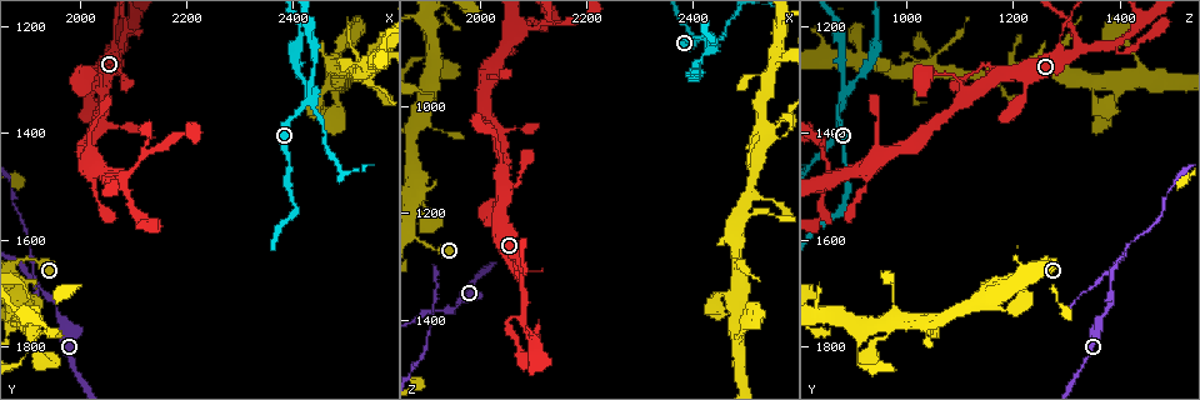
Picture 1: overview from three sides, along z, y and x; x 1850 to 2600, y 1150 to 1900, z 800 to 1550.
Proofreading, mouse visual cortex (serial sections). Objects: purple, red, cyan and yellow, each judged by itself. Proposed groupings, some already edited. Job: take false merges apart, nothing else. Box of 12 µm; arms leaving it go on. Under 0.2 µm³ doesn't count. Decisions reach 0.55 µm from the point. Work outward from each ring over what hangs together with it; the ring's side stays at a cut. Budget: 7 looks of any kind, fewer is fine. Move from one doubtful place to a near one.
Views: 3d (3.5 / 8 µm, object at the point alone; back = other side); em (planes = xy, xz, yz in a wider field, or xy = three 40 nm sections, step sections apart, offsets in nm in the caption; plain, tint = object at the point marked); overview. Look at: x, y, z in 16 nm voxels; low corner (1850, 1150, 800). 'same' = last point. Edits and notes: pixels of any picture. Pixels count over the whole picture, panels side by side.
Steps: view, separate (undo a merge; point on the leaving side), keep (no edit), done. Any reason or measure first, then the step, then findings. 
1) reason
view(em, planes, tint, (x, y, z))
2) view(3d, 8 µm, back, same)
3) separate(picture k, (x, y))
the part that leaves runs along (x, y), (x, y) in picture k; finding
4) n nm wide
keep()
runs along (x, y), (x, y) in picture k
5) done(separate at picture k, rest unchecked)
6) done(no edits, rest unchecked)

three-way junction
view(3d, 3.5 µm, (2080, 1250, 1325))

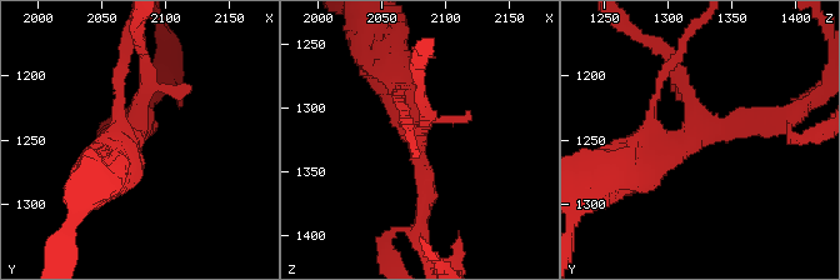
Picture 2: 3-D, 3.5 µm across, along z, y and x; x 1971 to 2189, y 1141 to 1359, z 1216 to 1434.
keep()
runs along (618, 171), (695, 133), (771, 121) in picture 2; all the same cell

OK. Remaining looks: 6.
branch point
view(3d, 3.5 µm, (1900, 1660, 1390))

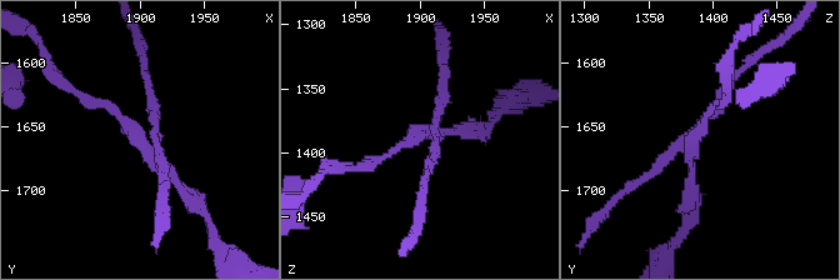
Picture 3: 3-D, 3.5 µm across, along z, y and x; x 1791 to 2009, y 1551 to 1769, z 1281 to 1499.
view(em, xy, step 2, tint, (1902, 1658, 1386))

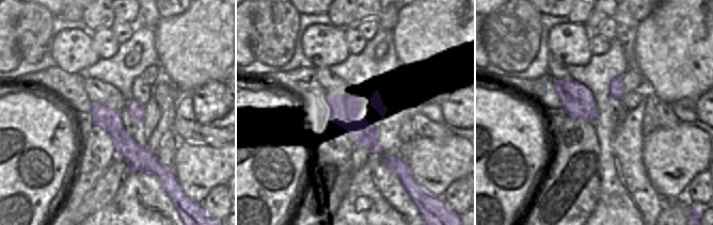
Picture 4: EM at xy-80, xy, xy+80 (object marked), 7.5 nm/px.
separate(picture 3, (150, 98))
the part that leaves runs along (150, 130), (154, 99), (139, 45) in picture 3; two cells meet here

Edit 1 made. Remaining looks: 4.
redraw
view(overview)

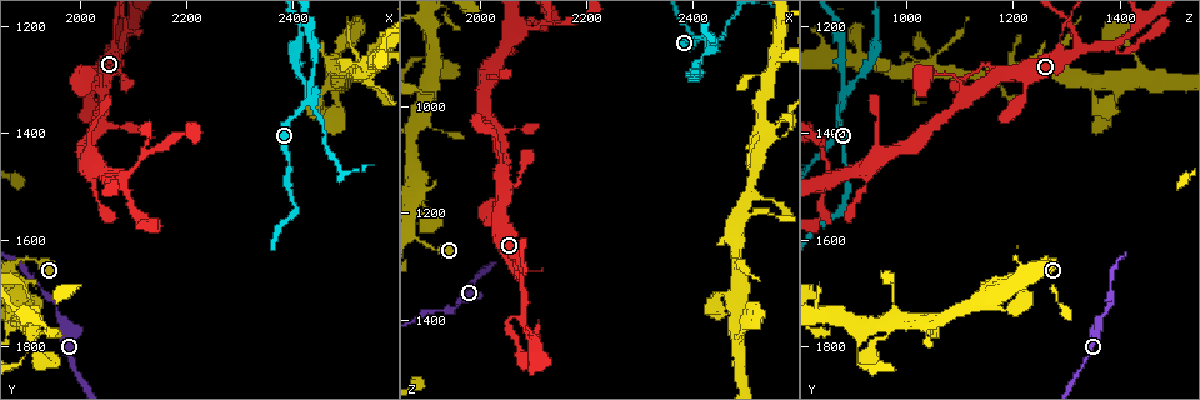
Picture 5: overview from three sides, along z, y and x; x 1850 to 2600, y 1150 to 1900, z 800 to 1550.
three-way junction
view(3d, 8 µm, (1915, 1765, 930))

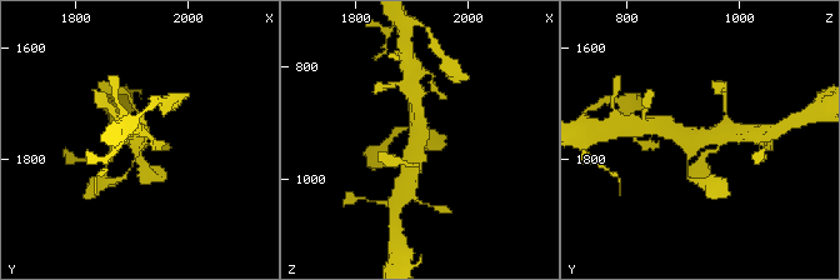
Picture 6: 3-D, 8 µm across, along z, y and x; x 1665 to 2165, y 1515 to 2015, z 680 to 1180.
now the EM
view(em, xy, step 5, tint, (1910, 1760, 930))

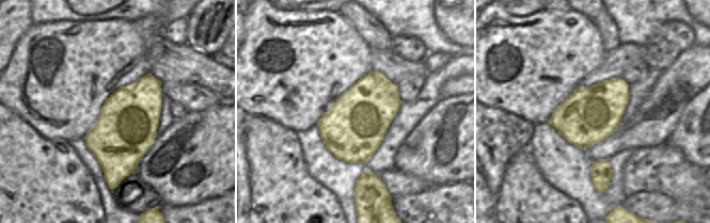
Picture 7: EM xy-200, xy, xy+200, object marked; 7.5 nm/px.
keep()
runs along (734, 135), (689, 139), (666, 129) in picture 6; continuous, no second cell

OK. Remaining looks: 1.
done(separate at picture 3, rest unchecked)

